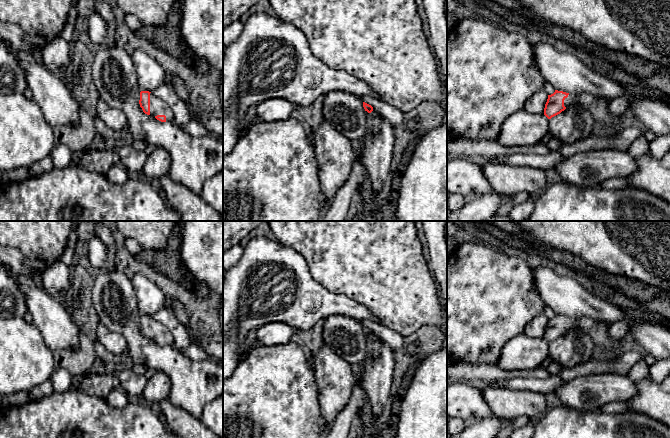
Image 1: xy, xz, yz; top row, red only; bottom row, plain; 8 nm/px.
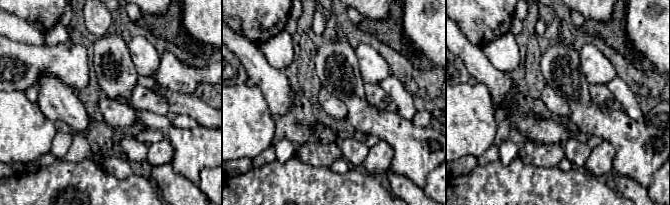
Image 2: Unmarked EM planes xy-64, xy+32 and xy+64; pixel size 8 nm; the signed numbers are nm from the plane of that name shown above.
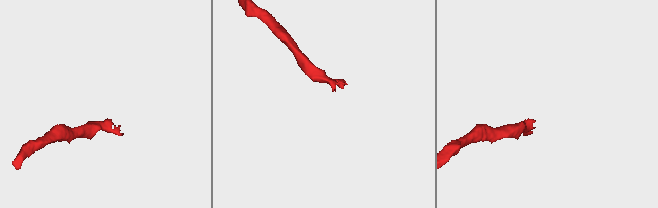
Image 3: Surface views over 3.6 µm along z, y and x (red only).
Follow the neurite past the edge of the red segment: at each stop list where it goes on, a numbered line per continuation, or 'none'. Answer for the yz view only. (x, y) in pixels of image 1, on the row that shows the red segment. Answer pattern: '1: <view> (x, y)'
1: yz (598, 106)

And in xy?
1: xy (157, 106)

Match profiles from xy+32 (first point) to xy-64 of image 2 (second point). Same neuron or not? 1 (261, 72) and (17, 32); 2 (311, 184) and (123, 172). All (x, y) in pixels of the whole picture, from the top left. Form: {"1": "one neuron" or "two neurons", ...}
{"1": "two neurons", "2": "two neurons"}

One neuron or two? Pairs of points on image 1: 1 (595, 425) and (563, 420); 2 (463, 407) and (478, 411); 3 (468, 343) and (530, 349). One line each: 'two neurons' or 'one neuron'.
1: one neuron
2: one neuron
3: two neurons

